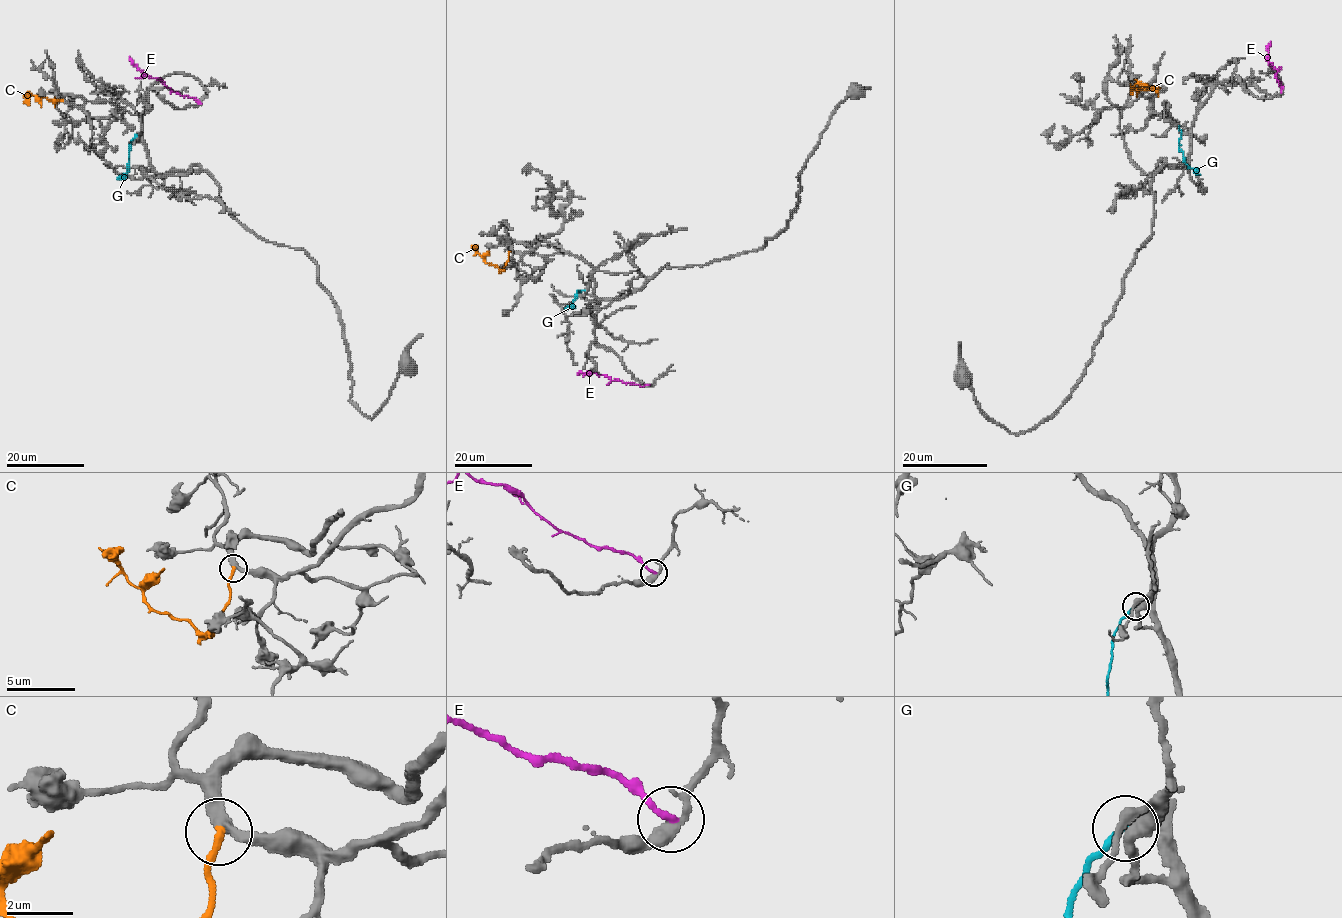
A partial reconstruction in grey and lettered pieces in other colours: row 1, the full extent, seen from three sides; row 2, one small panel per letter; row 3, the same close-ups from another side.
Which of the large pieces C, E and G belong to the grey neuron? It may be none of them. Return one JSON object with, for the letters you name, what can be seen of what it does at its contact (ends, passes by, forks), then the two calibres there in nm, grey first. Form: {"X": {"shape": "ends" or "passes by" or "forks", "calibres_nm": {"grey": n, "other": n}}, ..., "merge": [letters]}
{"merge": []}

